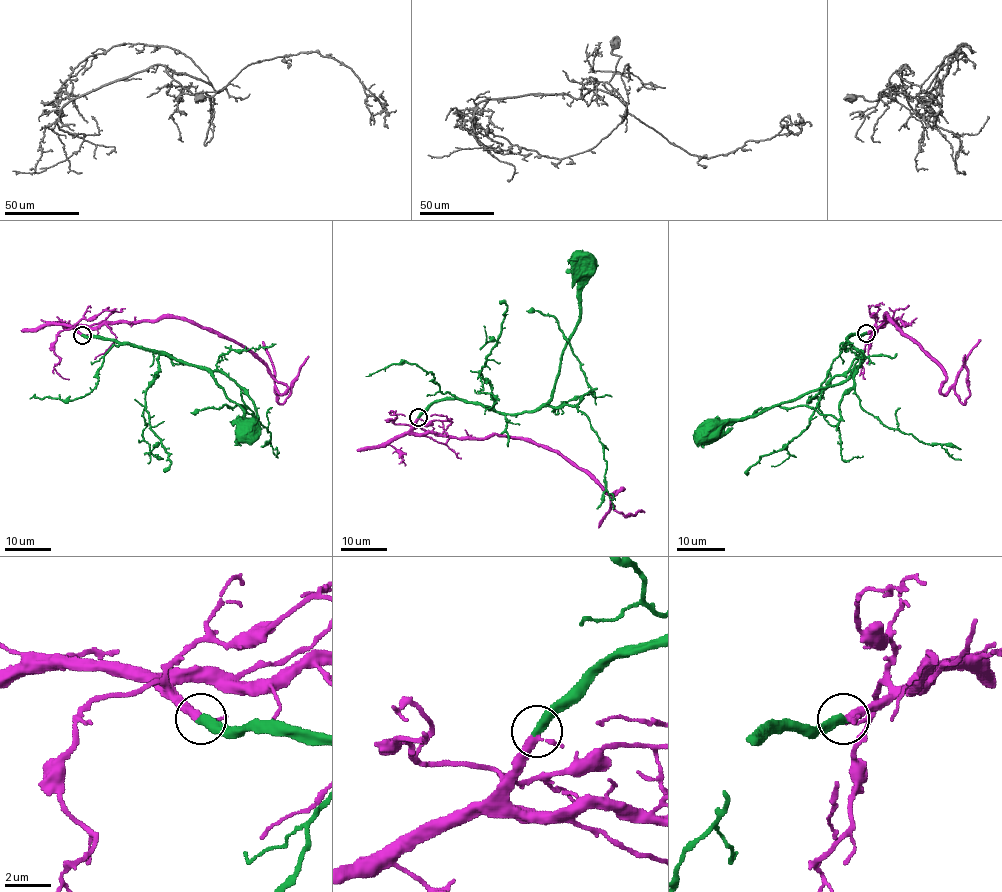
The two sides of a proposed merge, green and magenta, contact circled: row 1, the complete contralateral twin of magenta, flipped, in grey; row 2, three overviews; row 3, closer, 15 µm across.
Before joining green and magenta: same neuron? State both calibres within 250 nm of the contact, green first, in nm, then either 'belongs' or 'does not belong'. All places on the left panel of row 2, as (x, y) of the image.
calibres 420 and 300 nm; belongs

